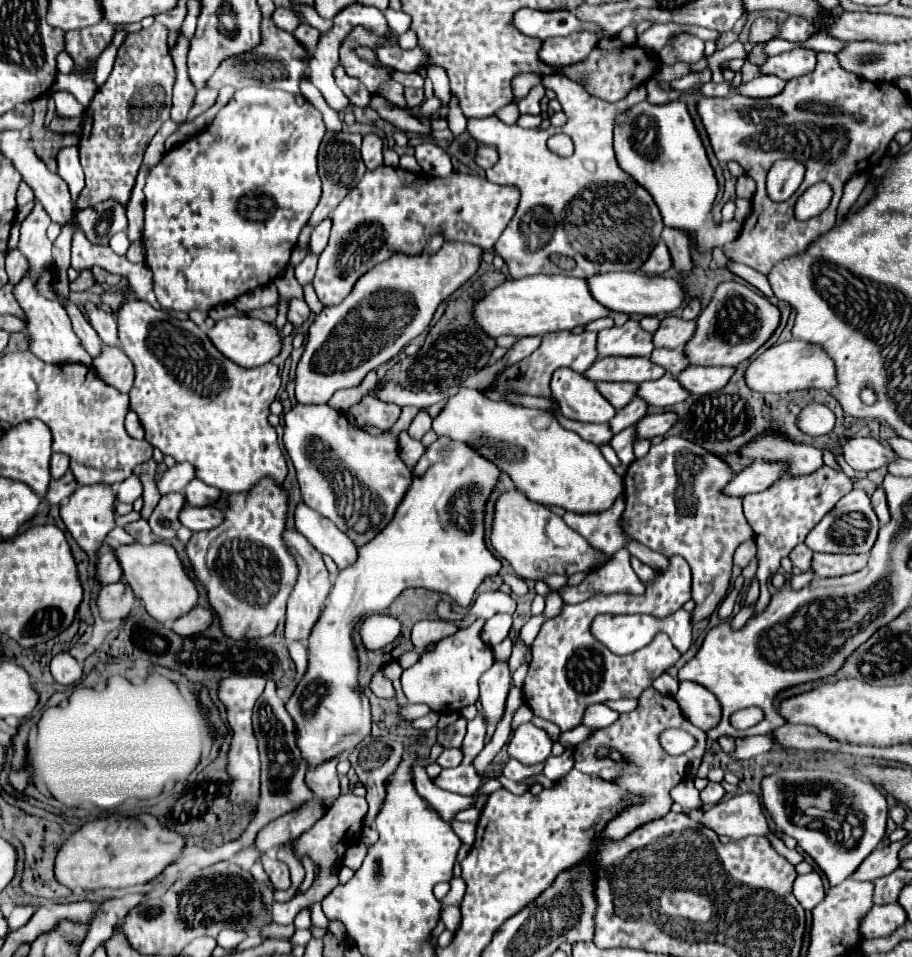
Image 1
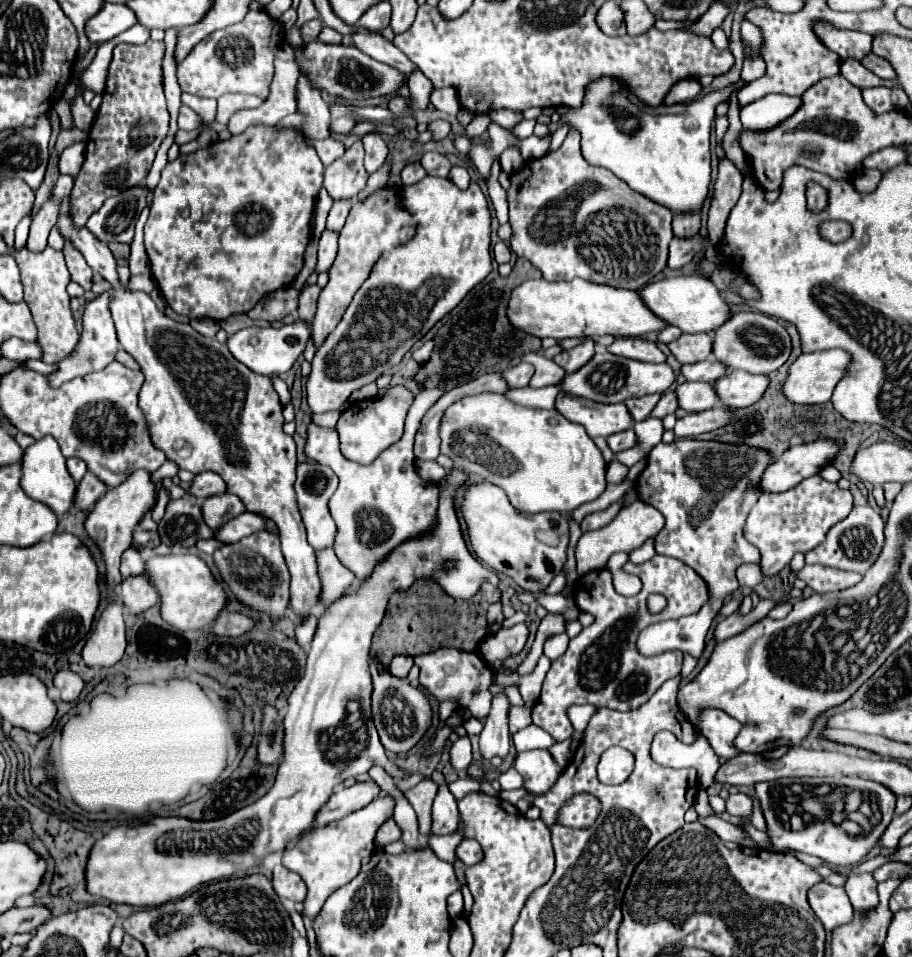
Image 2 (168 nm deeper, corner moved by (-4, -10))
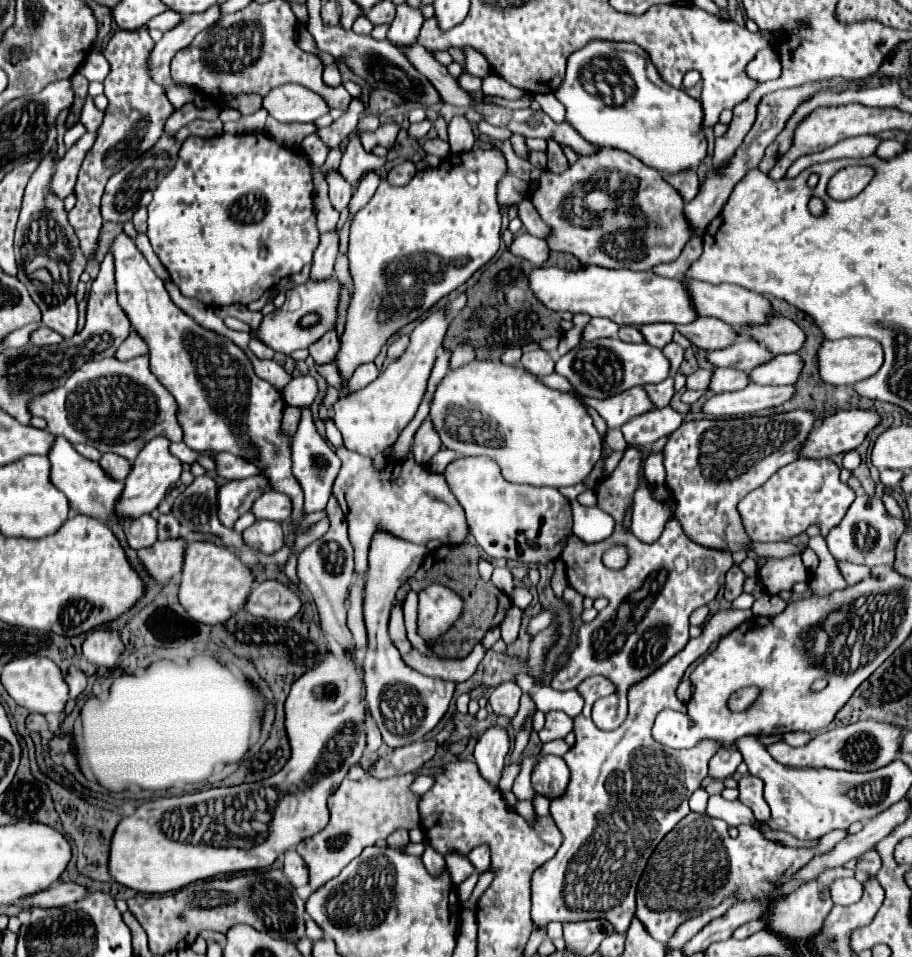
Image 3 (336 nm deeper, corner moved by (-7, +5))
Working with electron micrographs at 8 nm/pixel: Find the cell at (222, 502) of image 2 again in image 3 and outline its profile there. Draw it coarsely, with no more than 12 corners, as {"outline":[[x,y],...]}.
{"outline":[[268,477],[230,481],[218,493],[218,517],[232,529],[270,491]]}

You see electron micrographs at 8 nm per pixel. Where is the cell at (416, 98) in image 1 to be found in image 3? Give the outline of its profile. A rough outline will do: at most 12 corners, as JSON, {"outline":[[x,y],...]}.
{"outline":[[352,99],[346,113],[316,135],[326,143],[324,171],[340,165],[340,143],[356,129],[364,103]]}

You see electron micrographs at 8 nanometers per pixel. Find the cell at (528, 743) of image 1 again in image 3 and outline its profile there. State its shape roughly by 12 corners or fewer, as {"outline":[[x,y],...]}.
{"outline":[[540,757],[532,787],[550,801],[564,795],[570,771],[562,757]]}

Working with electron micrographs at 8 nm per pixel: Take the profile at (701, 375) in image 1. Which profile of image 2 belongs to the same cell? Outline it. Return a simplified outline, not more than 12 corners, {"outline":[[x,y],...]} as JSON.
{"outline":[[731,370],[713,382],[721,404],[755,404],[767,376]]}

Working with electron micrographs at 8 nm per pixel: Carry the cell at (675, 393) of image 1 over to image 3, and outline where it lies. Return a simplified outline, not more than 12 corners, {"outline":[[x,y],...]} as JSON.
{"outline":[[714,369],[710,391],[726,393],[750,383],[748,371]]}

